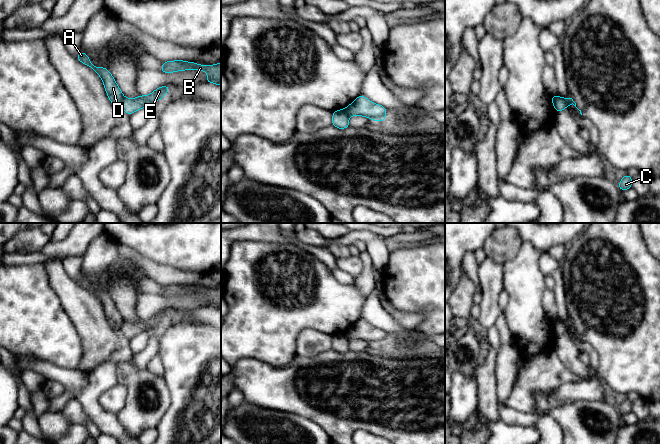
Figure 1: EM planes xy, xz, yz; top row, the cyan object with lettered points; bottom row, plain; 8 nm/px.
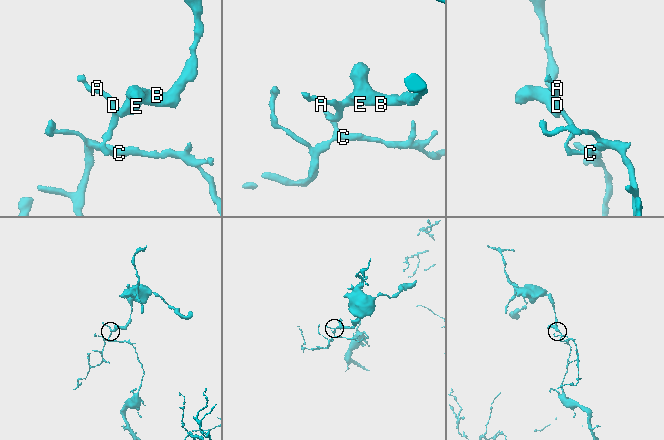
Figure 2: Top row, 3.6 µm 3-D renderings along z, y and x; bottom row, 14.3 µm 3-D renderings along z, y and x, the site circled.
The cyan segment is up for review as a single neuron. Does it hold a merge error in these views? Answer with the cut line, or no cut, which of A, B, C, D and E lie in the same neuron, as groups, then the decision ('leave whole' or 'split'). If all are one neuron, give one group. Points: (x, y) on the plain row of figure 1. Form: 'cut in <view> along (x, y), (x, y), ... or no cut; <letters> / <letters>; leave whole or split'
cut in xy along (124, 321), (119, 329); A C D / B E; split

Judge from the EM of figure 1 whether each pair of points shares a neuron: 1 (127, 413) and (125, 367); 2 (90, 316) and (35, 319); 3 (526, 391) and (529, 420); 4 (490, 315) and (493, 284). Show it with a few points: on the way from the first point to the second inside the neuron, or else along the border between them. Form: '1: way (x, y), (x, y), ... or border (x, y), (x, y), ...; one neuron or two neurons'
1: way (133, 402), (133, 378); one neuron
2: border (58, 297), (62, 308), (81, 338); two neurons
3: border (506, 405), (520, 411), (536, 413), (539, 416); two neurons
4: way (490, 307), (490, 292); one neuron

